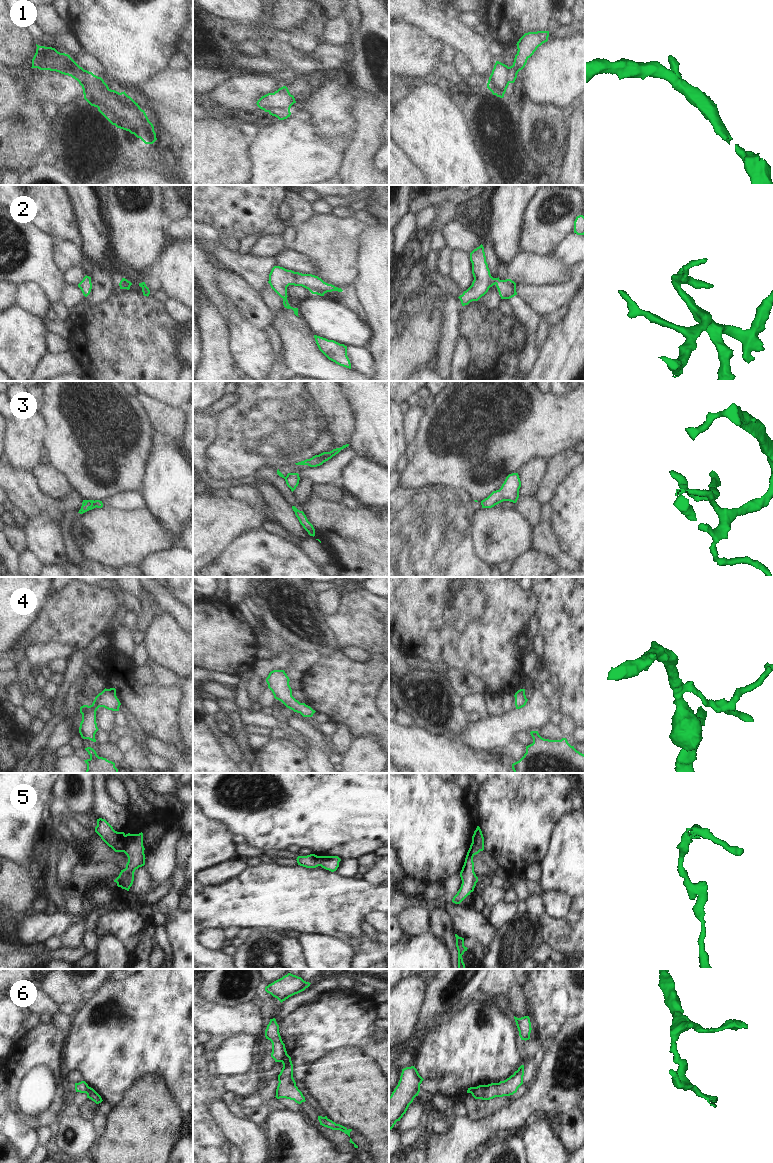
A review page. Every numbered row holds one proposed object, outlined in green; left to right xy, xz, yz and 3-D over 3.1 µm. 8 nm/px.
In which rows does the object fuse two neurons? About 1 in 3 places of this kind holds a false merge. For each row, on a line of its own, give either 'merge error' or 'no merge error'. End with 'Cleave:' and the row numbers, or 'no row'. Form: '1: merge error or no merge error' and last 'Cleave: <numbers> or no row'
1: merge error
2: no merge error
3: merge error
4: no merge error
5: merge error
6: merge error
Cleave: 1, 3, 5, 6

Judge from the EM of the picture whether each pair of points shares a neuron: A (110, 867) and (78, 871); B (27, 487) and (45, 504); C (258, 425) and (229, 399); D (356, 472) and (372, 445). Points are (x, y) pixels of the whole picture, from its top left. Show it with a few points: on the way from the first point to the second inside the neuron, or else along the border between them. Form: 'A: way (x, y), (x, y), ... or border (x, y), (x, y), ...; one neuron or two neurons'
A: way (102, 871), (86, 871); one neuron
B: way (31, 491), (41, 501); one neuron
C: border (235, 392), (235, 400), (229, 406); two neurons
D: border (355, 455), (362, 456), (378, 464); two neurons

